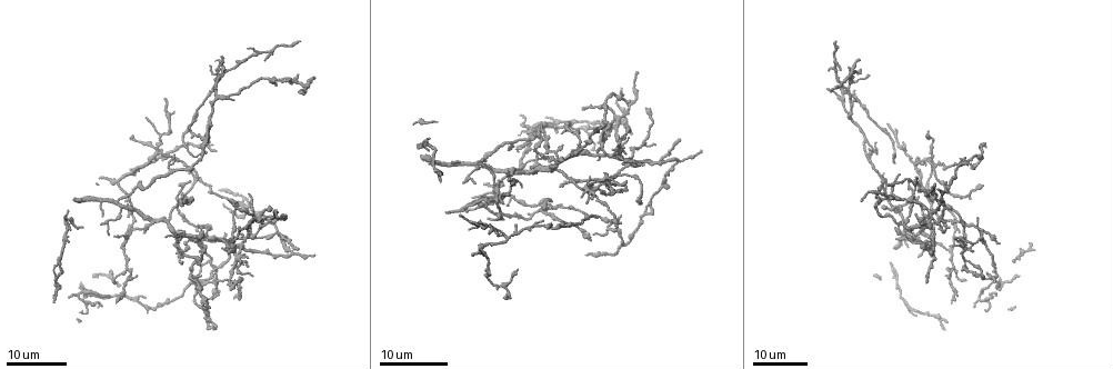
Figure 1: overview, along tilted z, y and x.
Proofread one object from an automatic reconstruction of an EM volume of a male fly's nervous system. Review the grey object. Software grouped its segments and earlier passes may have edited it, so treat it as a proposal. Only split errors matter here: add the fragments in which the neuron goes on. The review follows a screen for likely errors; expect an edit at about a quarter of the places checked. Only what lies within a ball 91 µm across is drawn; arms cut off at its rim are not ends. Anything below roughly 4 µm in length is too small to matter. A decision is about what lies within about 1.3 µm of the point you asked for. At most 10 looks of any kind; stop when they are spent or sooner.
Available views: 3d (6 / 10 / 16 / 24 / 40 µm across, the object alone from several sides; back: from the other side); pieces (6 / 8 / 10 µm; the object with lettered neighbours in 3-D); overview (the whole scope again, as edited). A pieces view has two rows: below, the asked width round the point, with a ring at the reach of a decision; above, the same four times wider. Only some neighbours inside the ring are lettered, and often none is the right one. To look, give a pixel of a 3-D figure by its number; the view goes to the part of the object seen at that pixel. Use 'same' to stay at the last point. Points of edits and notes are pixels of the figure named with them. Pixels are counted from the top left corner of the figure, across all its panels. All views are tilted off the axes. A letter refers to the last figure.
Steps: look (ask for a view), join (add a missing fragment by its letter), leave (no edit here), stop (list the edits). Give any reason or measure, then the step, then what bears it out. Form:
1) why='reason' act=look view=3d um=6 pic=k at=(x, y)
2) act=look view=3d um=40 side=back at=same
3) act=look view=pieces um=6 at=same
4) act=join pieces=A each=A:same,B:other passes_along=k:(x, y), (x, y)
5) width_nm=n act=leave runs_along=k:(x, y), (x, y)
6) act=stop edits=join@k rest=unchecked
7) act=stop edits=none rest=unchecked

why='branch stops here' act=look view=3d um=24 pic=1 at=(920, 196)

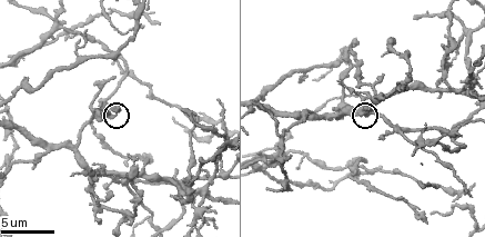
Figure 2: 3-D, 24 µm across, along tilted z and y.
act=look view=pieces um=10 pic=2 at=(113, 116)

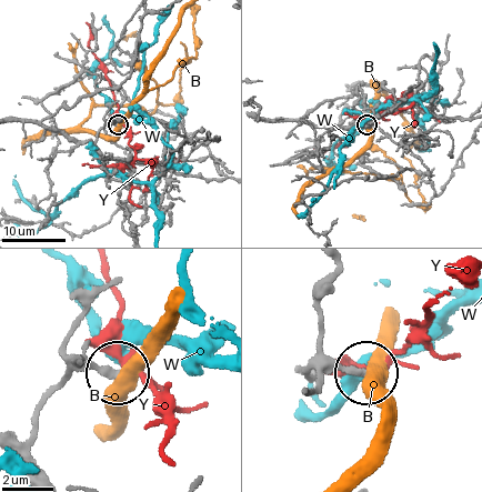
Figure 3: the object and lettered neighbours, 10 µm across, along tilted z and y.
act=leave each=B:other,W:other,Y:other found='none of them fits'

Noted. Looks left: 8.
why='tapers out' act=look view=3d um=10 pic=2 at=(92, 168)

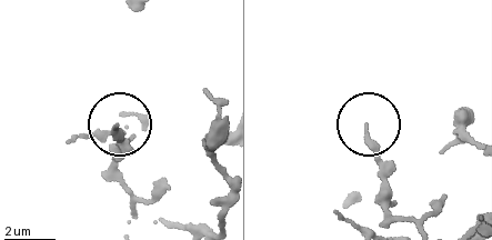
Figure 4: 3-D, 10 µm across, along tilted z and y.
why='what lies round it' act=look view=pieces um=6 pic=4 at=(365, 125)

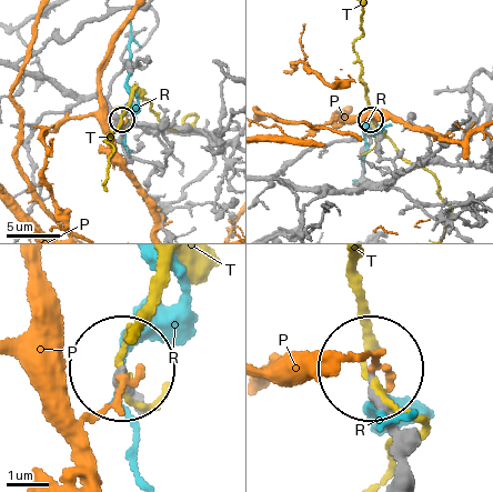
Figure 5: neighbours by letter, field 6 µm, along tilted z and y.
width_nm=190 act=leave each=P:other,R:other,T:other runs_along=5:(398, 474), (398, 435), (371, 378) found='no lettered fragment goes on from it'

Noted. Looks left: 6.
why='tapers out' act=look view=3d um=16 pic=1 at=(919, 254)

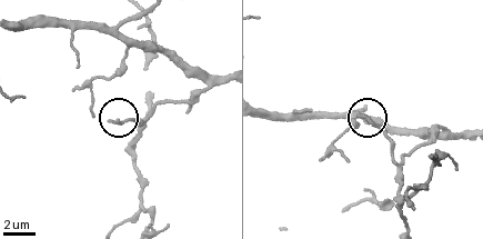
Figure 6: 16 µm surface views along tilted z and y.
why='see the neighbours' act=look view=pieces um=6 pic=6 at=(359, 114)

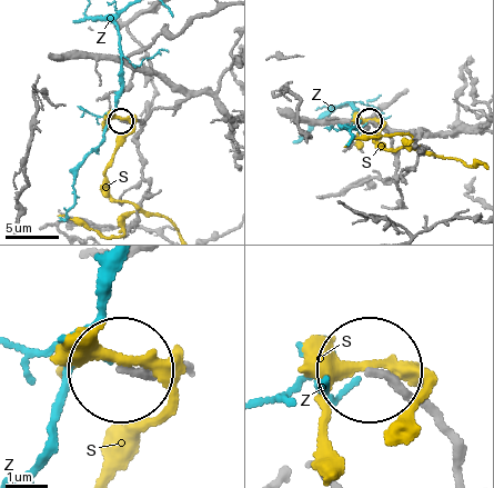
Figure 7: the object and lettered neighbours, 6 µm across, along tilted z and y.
act=leave each=S:other,Z:other runs_along=7:(459, 470), (425, 409), (373, 370) found='no lettered fragment goes on from it'

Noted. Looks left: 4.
why='branch stops here' act=look view=3d um=6 pic=2 at=(272, 160)

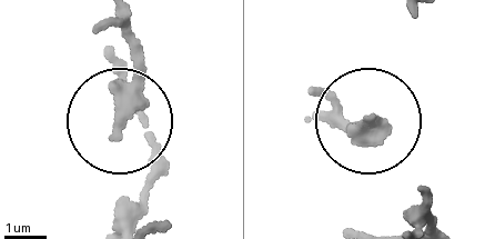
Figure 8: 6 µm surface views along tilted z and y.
act=look view=pieces um=8 pic=8 at=(371, 118)

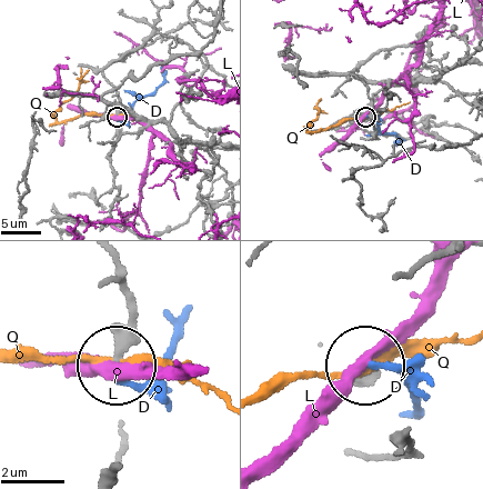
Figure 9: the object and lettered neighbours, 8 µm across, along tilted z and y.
width_nm=180 act=join pieces=D each=D:same,L:other,Q:other found='the neuron continues'

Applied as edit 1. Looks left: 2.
act=stop edits=join@9 rest=unchecked

